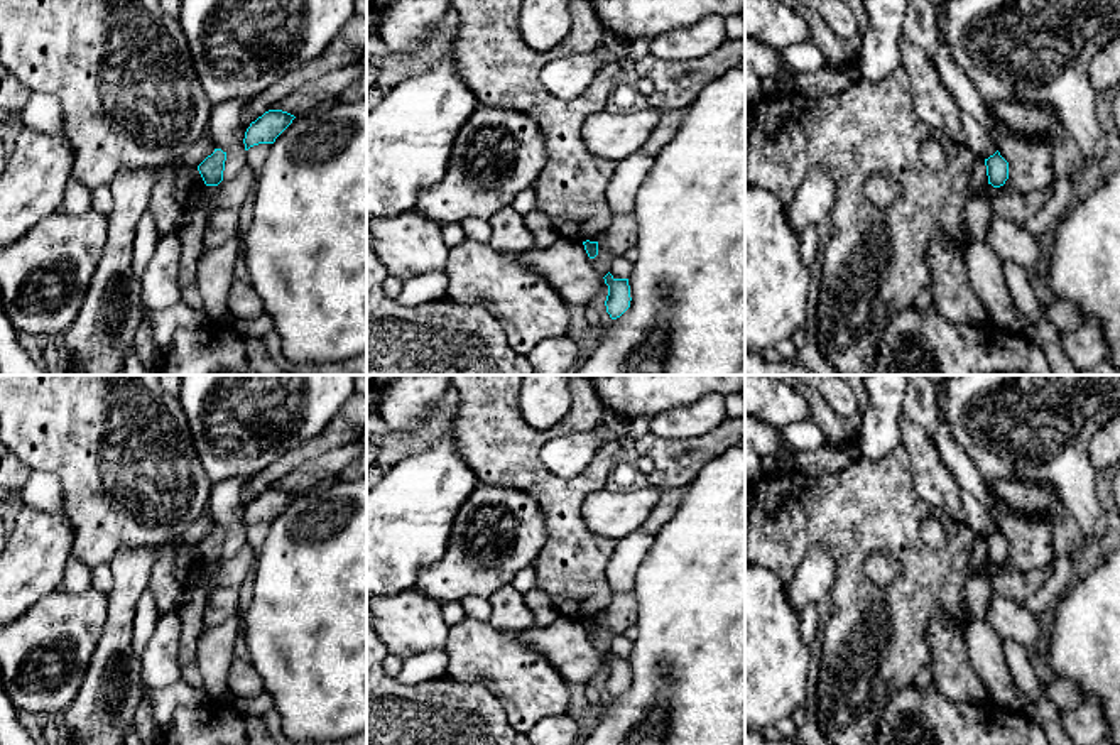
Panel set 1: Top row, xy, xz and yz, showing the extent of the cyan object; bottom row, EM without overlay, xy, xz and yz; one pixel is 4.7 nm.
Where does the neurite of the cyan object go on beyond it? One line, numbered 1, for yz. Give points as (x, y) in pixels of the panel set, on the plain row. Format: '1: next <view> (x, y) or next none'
1: next none

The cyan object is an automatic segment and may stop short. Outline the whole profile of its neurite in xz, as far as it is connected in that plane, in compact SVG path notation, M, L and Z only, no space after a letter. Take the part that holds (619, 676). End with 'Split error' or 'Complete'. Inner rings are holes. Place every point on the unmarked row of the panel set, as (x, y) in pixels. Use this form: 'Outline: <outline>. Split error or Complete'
Outline: M610 650L603 655L608 664L605 679L606 691L612 698L620 696L630 686L630 664L628 657L615 657Z. Complete

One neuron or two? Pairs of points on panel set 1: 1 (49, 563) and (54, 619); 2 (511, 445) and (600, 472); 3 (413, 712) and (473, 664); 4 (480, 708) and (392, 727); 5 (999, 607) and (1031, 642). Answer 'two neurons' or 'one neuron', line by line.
1: two neurons
2: one neuron
3: two neurons
4: one neuron
5: one neuron

